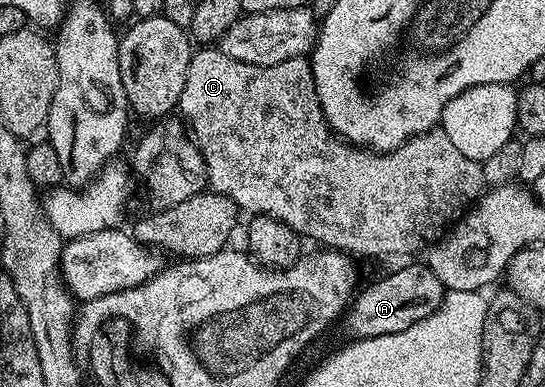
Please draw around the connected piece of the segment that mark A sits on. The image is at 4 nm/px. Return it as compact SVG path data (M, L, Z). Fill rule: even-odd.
M407 261L404 267L399 267L396 271L388 273L384 279L375 279L367 288L360 290L346 308L345 319L347 317L347 331L352 340L372 339L373 337L381 337L382 335L392 335L393 333L401 333L405 329L409 329L417 325L417 321L425 321L425 317L429 317L441 305L445 290L441 281L437 279L431 272L426 262L411 263L415 261Z

